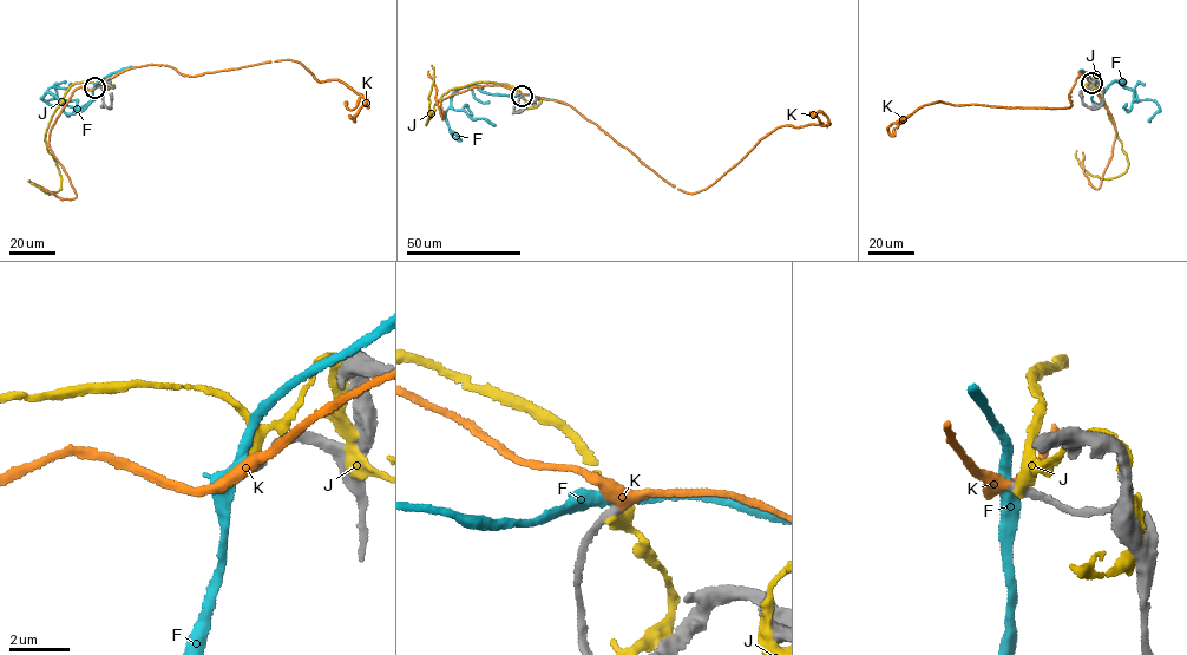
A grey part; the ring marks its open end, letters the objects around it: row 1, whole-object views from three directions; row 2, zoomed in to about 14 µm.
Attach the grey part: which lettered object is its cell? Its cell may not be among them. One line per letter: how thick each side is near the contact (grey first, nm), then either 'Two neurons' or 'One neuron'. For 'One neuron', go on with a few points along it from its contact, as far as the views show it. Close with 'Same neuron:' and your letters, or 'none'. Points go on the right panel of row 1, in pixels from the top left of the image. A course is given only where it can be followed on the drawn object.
F: Thickness 320 nm (grey) against 400 nm. Two neurons
J: Thickness 320 nm (grey) against 420 nm. Two neurons
K: Thickness 300 nm (grey) against 380 nm. One neuron. Its course: (1092, 84), (1079, 72), (1068, 107), (939, 102), (892, 123), (892, 136), (893, 128)
Same neuron: K

